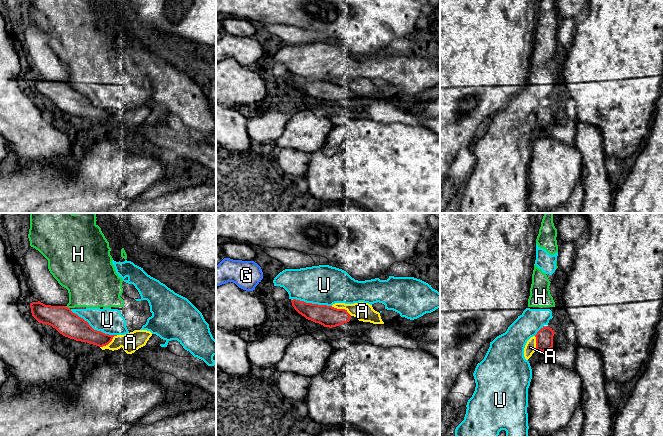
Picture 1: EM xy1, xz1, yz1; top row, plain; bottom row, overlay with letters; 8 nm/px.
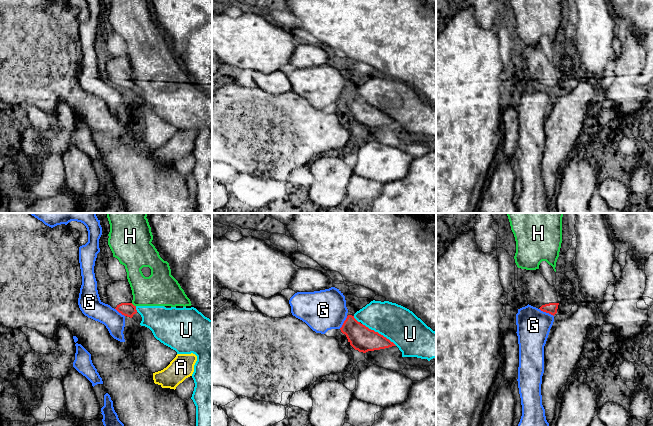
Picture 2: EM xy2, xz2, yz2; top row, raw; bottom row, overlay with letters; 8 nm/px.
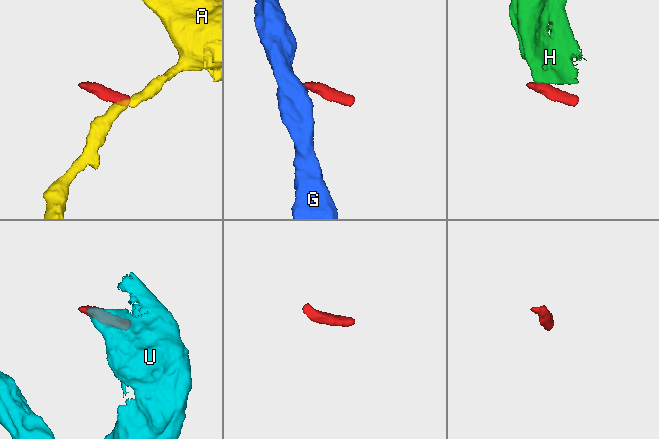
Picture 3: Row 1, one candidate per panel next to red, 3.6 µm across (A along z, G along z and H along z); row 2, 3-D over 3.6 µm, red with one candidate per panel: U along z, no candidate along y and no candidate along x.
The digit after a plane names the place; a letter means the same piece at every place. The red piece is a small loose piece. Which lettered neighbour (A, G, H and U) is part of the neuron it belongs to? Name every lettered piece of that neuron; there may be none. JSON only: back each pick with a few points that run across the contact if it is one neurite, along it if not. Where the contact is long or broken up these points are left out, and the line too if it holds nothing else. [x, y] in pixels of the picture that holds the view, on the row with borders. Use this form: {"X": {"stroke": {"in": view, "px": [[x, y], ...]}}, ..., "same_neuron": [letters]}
{"same_neuron": []}

